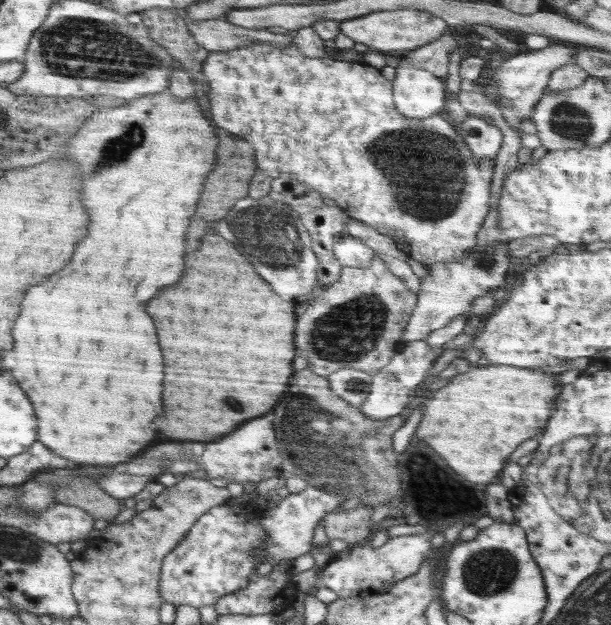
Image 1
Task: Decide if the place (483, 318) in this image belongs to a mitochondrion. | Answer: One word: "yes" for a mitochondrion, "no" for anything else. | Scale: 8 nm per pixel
no

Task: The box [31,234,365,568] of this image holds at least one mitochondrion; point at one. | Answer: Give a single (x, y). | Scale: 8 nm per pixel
(235, 404)

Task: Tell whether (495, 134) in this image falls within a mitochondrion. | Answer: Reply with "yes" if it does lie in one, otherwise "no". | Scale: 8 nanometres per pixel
no

